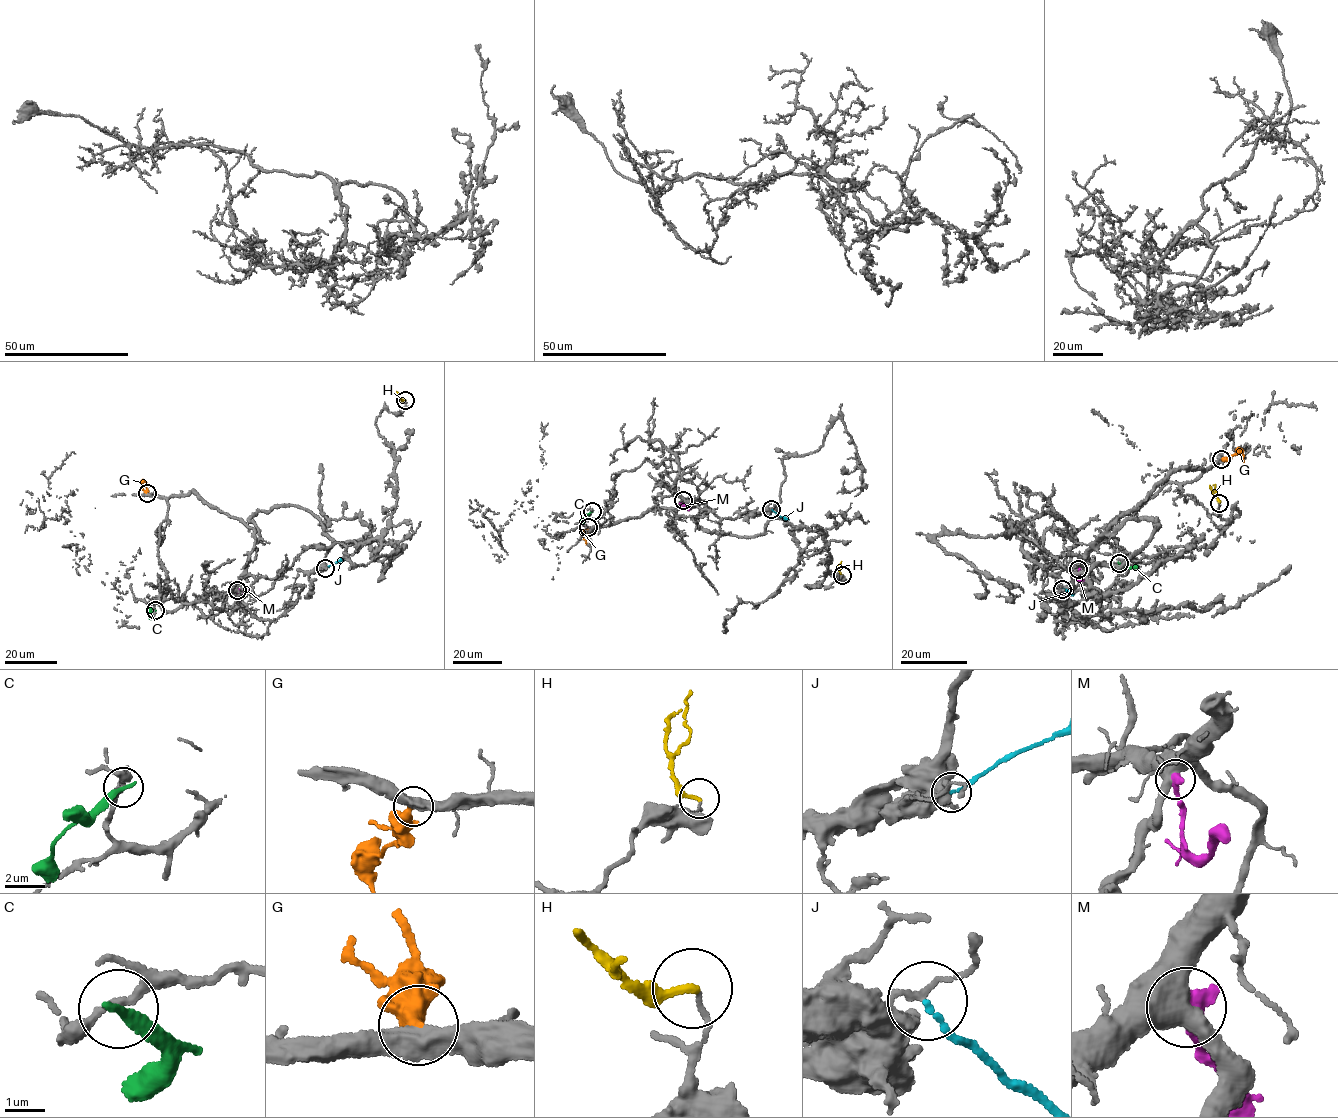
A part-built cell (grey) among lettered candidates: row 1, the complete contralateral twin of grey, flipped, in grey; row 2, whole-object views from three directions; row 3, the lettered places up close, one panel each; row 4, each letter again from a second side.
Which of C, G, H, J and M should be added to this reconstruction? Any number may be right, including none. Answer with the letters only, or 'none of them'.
none of them

